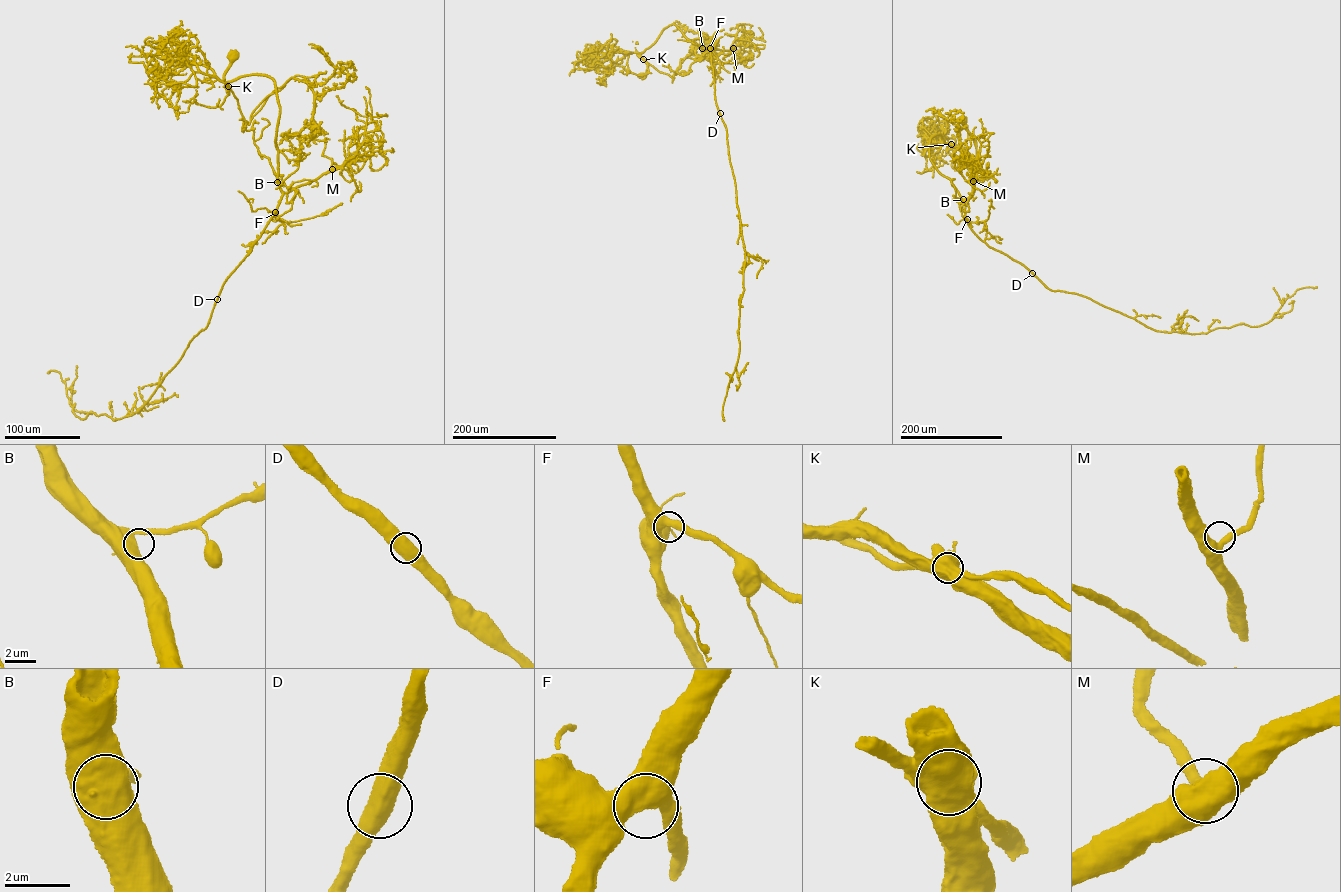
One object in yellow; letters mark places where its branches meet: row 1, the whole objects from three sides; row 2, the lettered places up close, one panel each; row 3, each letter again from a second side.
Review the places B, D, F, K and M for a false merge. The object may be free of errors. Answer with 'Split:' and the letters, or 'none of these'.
Split: K

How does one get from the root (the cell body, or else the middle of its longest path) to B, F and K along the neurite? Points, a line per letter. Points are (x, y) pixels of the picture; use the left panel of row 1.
B: (233, 56), (224, 78), (228, 94), (227, 82), (243, 76), (262, 74), (275, 83), (277, 182)
F: (233, 56), (224, 78), (228, 94), (227, 82), (243, 76), (262, 74), (275, 83), (282, 194), (275, 212)
K: (233, 56), (224, 78), (228, 94), (228, 86)

